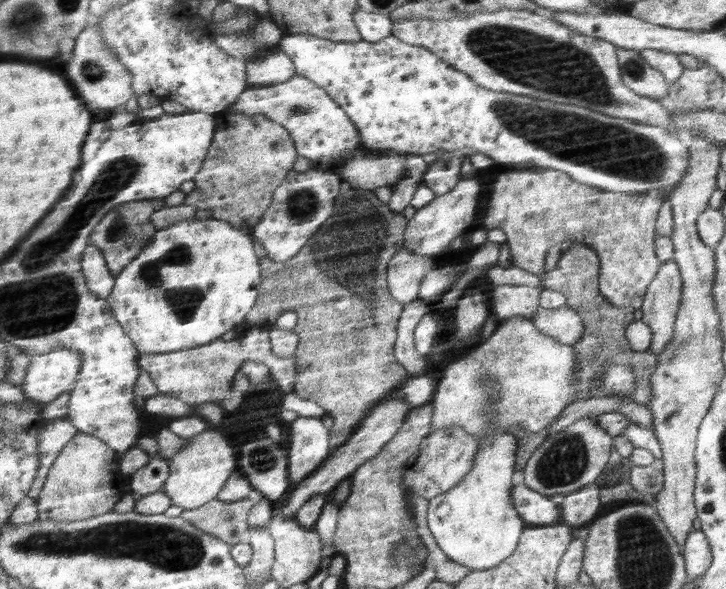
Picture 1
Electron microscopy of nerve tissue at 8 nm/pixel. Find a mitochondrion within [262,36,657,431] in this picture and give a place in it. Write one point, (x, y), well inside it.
(348, 246)

